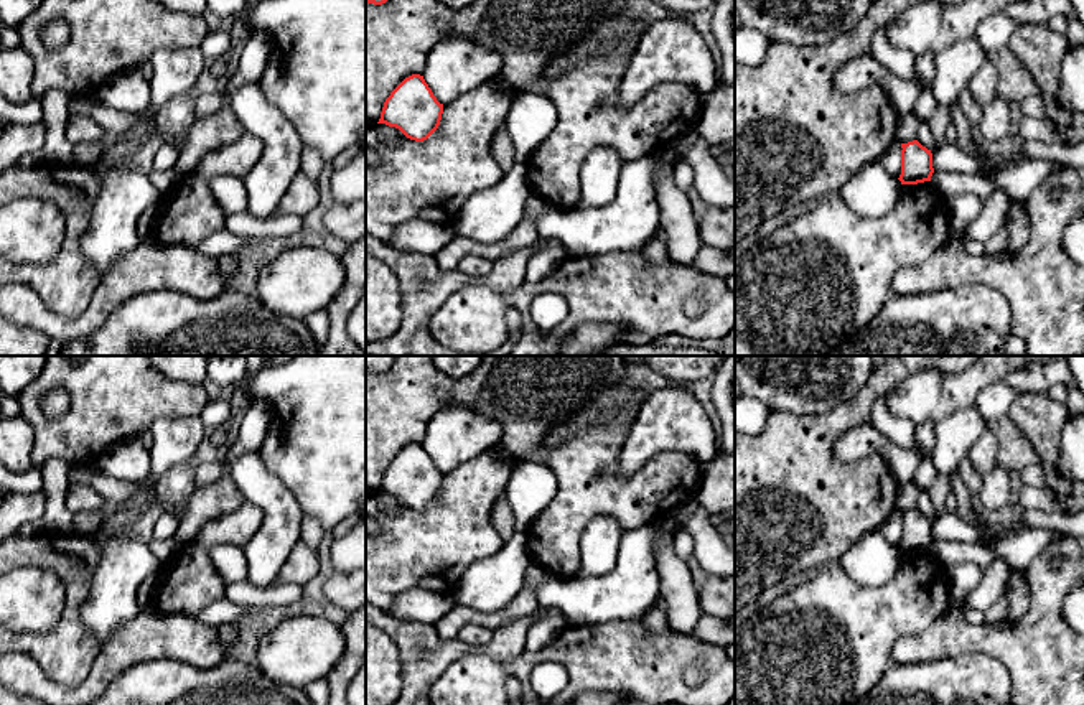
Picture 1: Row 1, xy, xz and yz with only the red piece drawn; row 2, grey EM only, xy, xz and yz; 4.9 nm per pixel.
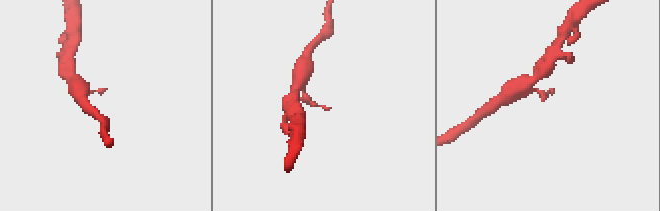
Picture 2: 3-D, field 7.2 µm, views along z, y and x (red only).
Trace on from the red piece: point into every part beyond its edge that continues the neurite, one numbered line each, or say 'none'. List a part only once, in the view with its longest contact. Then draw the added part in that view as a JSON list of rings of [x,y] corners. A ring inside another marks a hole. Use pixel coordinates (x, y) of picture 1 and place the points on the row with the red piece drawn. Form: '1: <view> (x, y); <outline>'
none

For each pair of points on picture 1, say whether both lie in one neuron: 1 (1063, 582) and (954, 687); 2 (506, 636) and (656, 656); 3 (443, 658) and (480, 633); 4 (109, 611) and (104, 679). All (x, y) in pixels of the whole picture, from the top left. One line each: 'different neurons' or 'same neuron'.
1: different neurons
2: different neurons
3: different neurons
4: different neurons

